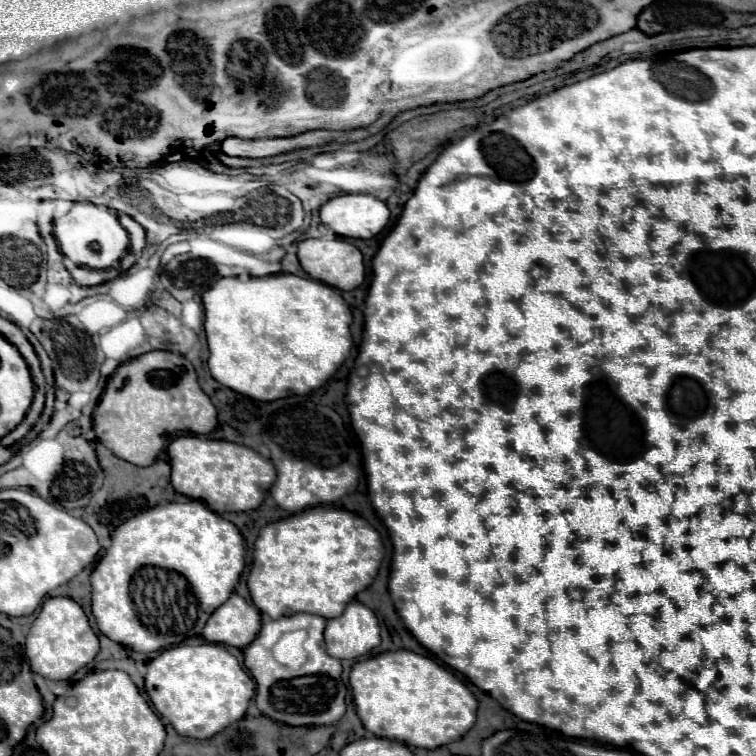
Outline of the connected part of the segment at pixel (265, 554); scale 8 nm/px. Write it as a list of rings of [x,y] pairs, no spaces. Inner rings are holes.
[[[315,506],[261,528],[247,586],[253,604],[269,618],[295,612],[335,618],[373,582],[381,558],[381,538],[365,518],[337,506]]]

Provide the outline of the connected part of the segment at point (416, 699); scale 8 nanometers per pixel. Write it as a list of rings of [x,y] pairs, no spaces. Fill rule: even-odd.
[[[411,650],[383,652],[359,660],[351,670],[349,684],[357,716],[371,734],[381,738],[431,750],[459,740],[475,724],[479,702],[473,692],[453,672]]]

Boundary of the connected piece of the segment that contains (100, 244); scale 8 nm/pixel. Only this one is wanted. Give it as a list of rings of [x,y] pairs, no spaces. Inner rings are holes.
[[[75,202],[65,216],[53,220],[53,236],[59,244],[59,250],[73,264],[87,268],[111,268],[129,248],[127,230],[119,224],[117,216],[109,208],[95,206],[91,202]]]

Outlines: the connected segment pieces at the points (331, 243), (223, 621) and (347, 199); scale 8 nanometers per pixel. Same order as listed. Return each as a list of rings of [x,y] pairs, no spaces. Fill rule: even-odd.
[[[341,238],[335,240],[303,240],[299,242],[299,262],[301,268],[315,280],[329,284],[339,290],[355,290],[363,278],[365,278],[365,268],[363,268],[363,254],[351,244]]]
[[[233,594],[211,614],[203,628],[203,638],[207,642],[245,648],[259,630],[261,612],[253,604],[247,604],[239,594]]]
[[[341,194],[321,206],[321,222],[343,238],[369,240],[389,222],[389,208],[371,194]]]

